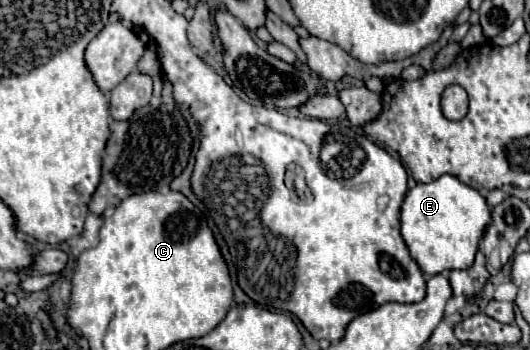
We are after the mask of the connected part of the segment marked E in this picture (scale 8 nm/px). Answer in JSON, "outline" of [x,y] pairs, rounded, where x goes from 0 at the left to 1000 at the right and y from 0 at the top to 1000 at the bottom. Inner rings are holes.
{"outline":[[[832,500],[813,523],[787,523],[768,546],[757,580],[757,677],[802,786],[836,780],[843,769],[874,769],[892,751],[892,734],[911,677],[911,649],[926,637],[926,597],[915,563],[858,511],[855,500]]]}

